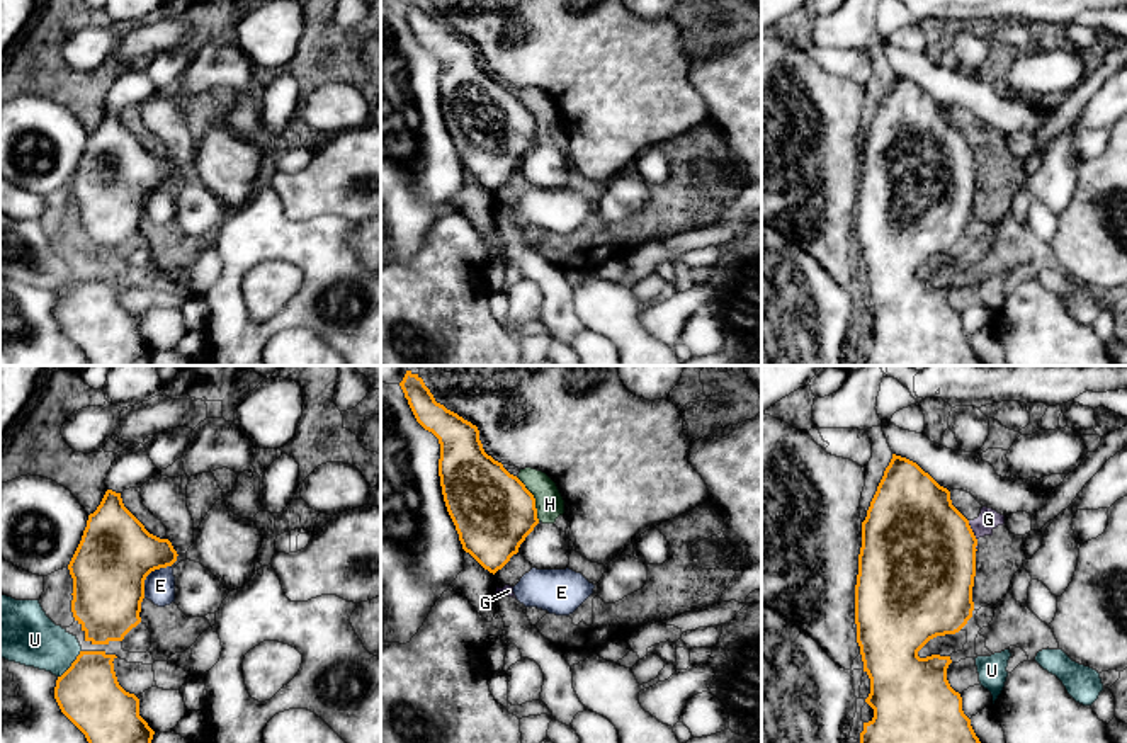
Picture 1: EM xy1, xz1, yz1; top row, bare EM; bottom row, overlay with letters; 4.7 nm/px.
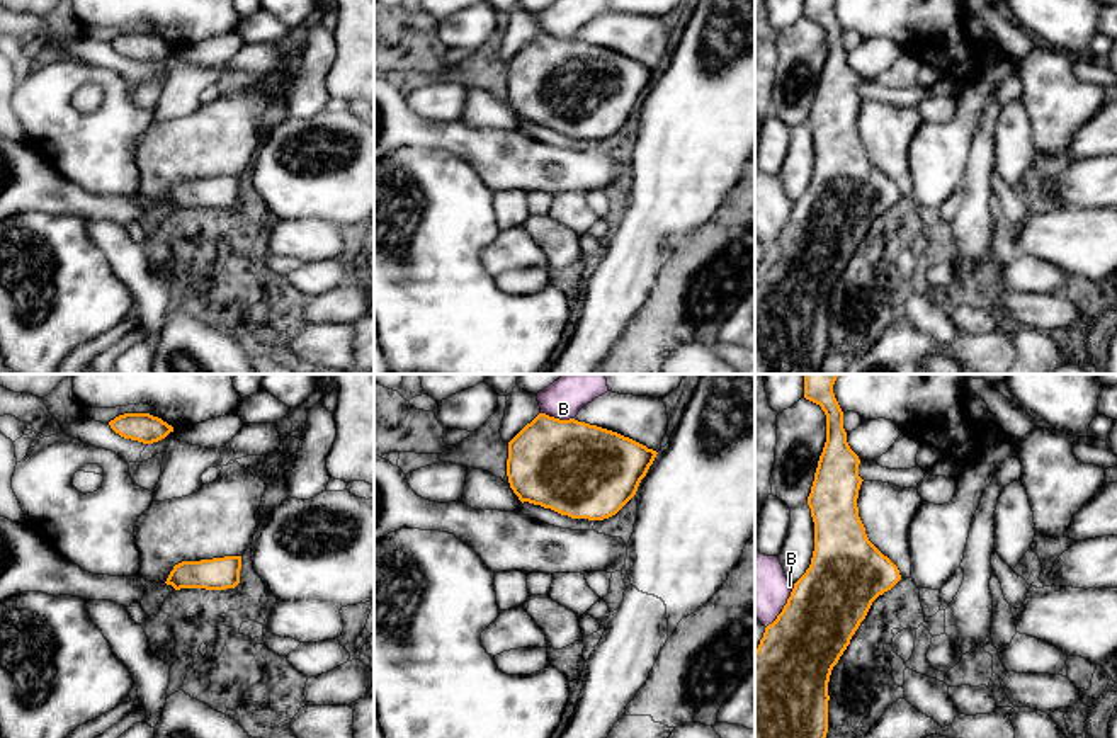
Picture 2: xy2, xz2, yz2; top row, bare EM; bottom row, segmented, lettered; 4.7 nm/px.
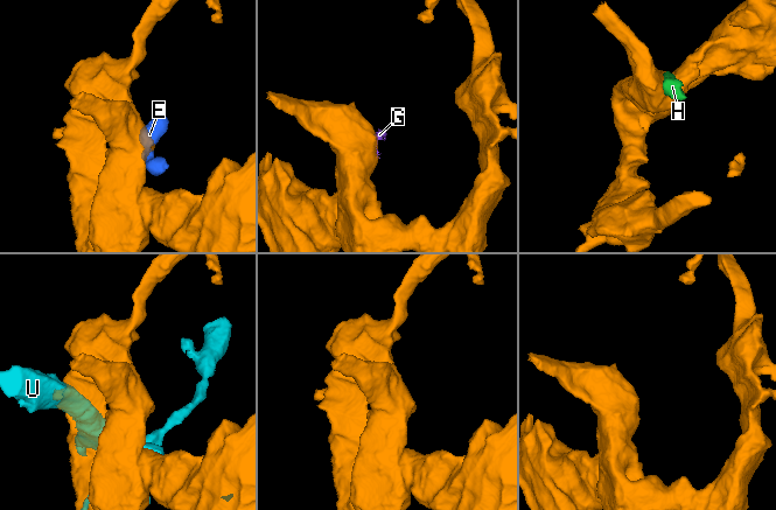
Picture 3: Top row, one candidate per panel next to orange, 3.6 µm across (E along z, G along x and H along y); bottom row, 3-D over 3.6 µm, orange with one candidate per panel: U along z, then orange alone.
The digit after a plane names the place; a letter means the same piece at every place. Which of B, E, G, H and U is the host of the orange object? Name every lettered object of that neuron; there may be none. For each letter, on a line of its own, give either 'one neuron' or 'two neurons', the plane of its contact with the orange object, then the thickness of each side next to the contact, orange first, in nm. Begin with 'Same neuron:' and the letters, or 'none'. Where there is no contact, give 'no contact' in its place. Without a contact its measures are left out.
Same neuron: none
B: two neurons; contact in xz2; calibres 440 and 200 nm
E: two neurons; contact in xy1; calibres 360 and 140 nm
G: two neurons; contact in yz1; calibres 500 and 100 nm
H: two neurons; contact in xz1; calibres 380 and 140 nm
U: two neurons; contact in xy1; calibres 300 and 260 nm

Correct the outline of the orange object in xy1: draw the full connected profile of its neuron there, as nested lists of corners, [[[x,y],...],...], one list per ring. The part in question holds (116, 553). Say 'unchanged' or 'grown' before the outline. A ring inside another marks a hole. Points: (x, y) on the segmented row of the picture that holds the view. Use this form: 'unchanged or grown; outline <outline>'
unchanged; outline [[[107,490],[68,564],[71,612],[85,641],[122,641],[141,622],[146,576],[177,556],[168,539],[150,534],[124,507],[121,493]]]

